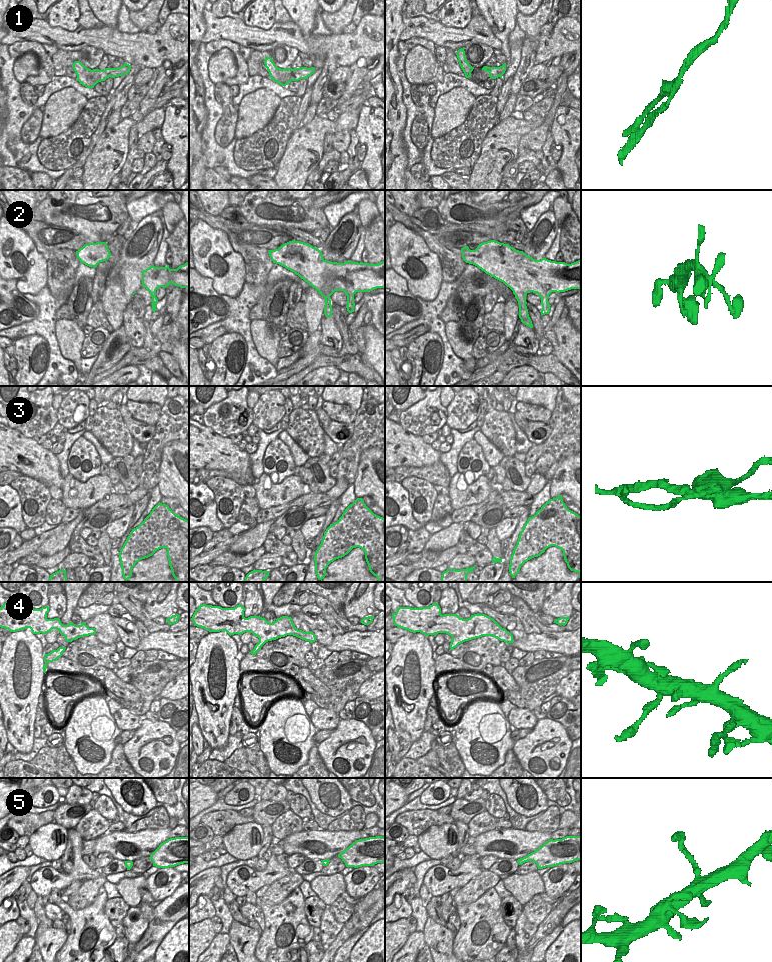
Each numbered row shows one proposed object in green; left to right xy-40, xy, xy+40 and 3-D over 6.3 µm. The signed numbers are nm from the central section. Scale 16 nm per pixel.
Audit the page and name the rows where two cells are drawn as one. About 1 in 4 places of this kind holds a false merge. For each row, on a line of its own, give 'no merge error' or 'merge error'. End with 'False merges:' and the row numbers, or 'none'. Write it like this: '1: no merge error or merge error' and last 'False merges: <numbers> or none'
1: merge error
2: no merge error
3: merge error
4: no merge error
5: no merge error
False merges: 1, 3

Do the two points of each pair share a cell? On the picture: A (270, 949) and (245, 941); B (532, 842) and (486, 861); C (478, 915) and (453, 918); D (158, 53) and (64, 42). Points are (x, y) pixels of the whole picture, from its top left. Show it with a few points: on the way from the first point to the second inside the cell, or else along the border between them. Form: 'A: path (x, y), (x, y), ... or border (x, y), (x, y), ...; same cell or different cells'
A: border (261, 934), (254, 951); different cells
B: border (482, 856), (495, 855), (498, 858); different cells
C: border (454, 906), (459, 918), (459, 929), (457, 931); different cells
D: path (135, 49), (116, 44), (108, 39), (87, 39); same cell

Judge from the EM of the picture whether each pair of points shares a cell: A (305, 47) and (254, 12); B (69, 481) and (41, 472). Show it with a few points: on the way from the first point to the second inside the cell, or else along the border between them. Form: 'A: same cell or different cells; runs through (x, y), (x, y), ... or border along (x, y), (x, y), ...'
A: different cells; border along (275, 22), (268, 29), (250, 27)
B: different cells; border along (64, 478), (60, 487)

